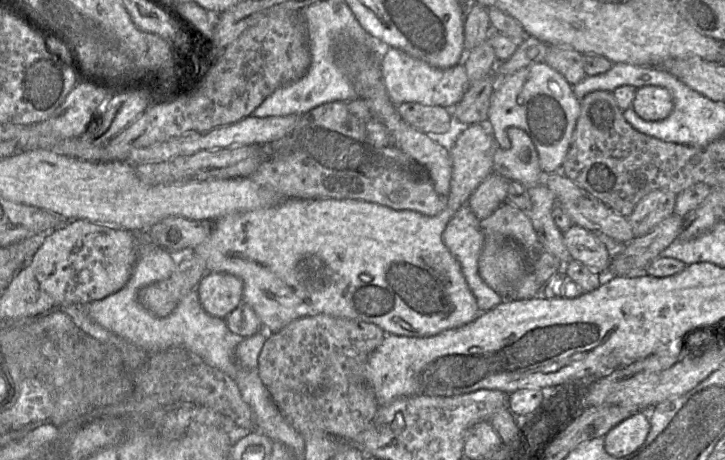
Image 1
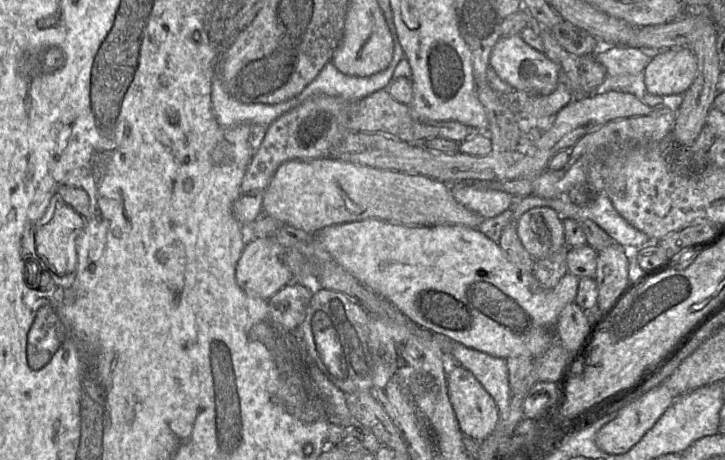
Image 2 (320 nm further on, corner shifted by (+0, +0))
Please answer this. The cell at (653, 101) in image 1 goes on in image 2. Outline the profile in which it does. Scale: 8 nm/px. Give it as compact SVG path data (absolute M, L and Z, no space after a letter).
M690 47L659 51L643 72L644 89L651 94L671 97L683 95L692 85L698 62Z

